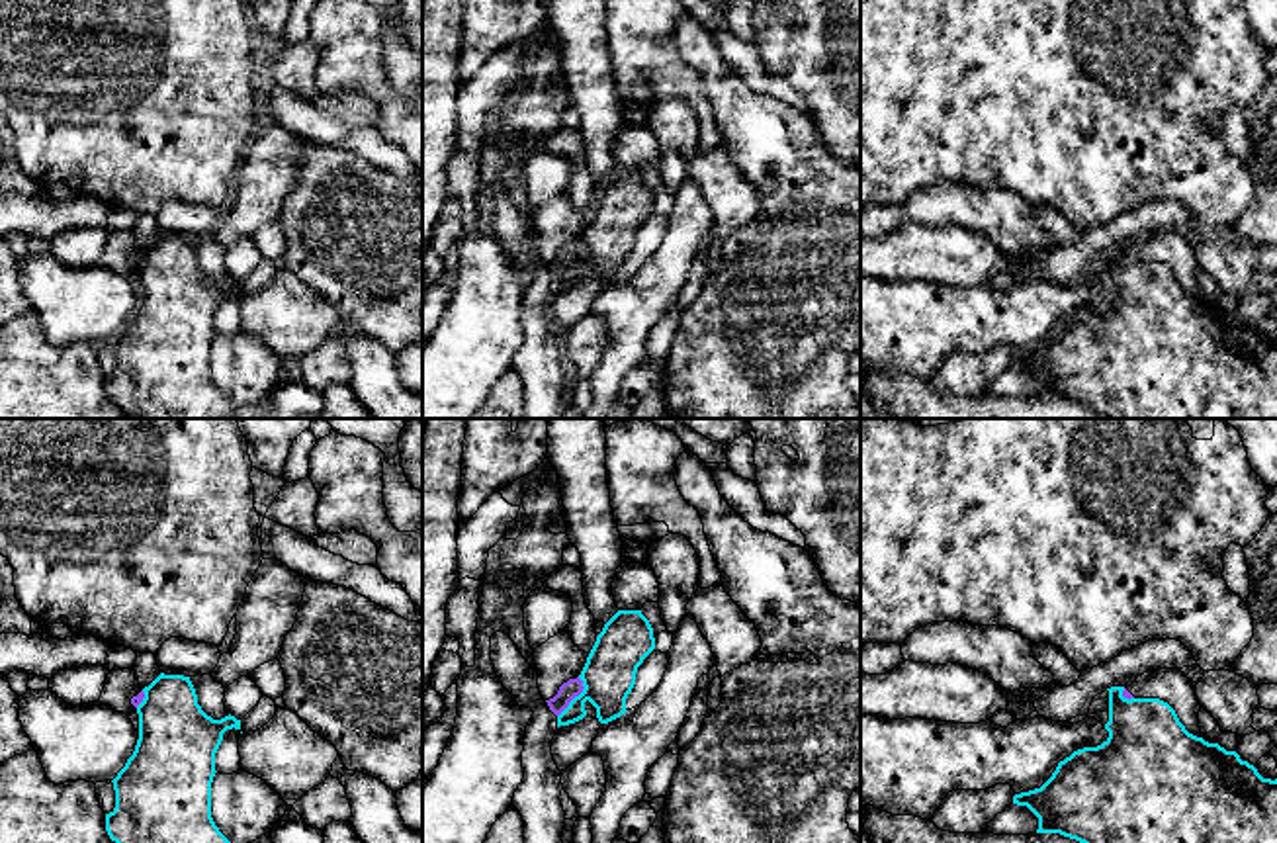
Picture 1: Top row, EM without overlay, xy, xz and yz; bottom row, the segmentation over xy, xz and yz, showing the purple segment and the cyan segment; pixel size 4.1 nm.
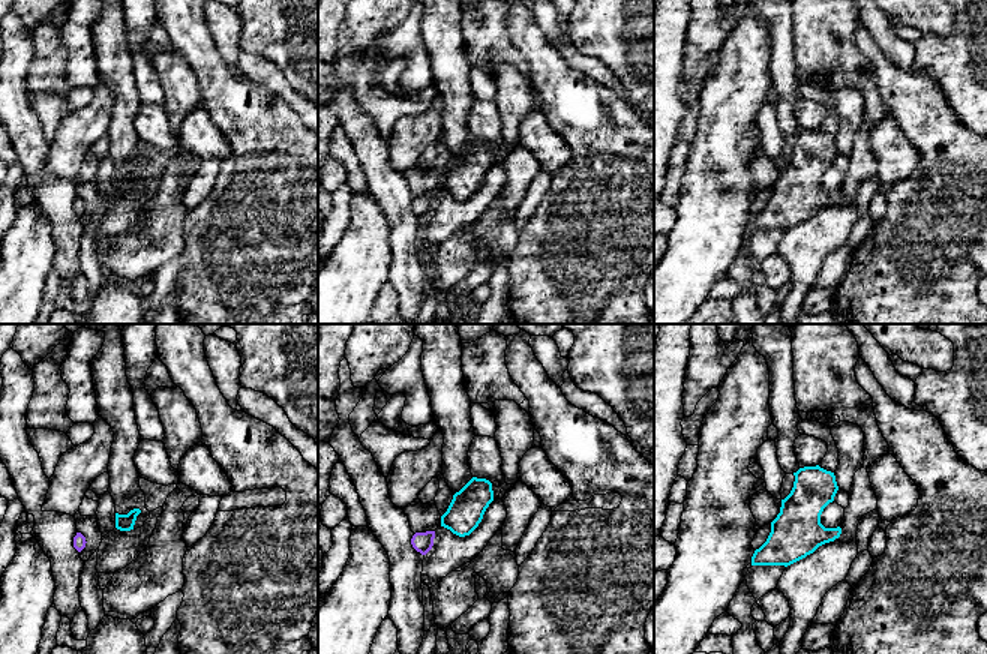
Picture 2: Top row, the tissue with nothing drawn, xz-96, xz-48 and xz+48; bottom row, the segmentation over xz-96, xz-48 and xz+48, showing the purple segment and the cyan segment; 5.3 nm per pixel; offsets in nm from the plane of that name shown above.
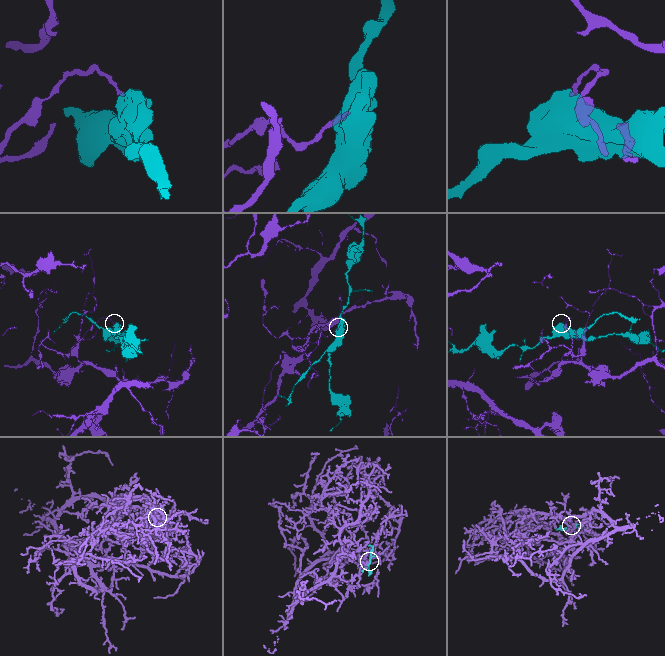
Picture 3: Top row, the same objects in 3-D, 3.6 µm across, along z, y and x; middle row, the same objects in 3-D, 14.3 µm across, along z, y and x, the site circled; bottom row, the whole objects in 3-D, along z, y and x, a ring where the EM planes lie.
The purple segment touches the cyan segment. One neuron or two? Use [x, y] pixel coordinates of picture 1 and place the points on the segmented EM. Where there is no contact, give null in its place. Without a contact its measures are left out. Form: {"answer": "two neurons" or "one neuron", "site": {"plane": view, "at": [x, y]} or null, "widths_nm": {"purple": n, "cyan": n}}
{"answer": "two neurons", "site": {"plane": "xz", "at": [575, 695]}, "widths_nm": {"purple": 80, "cyan": 220}}

